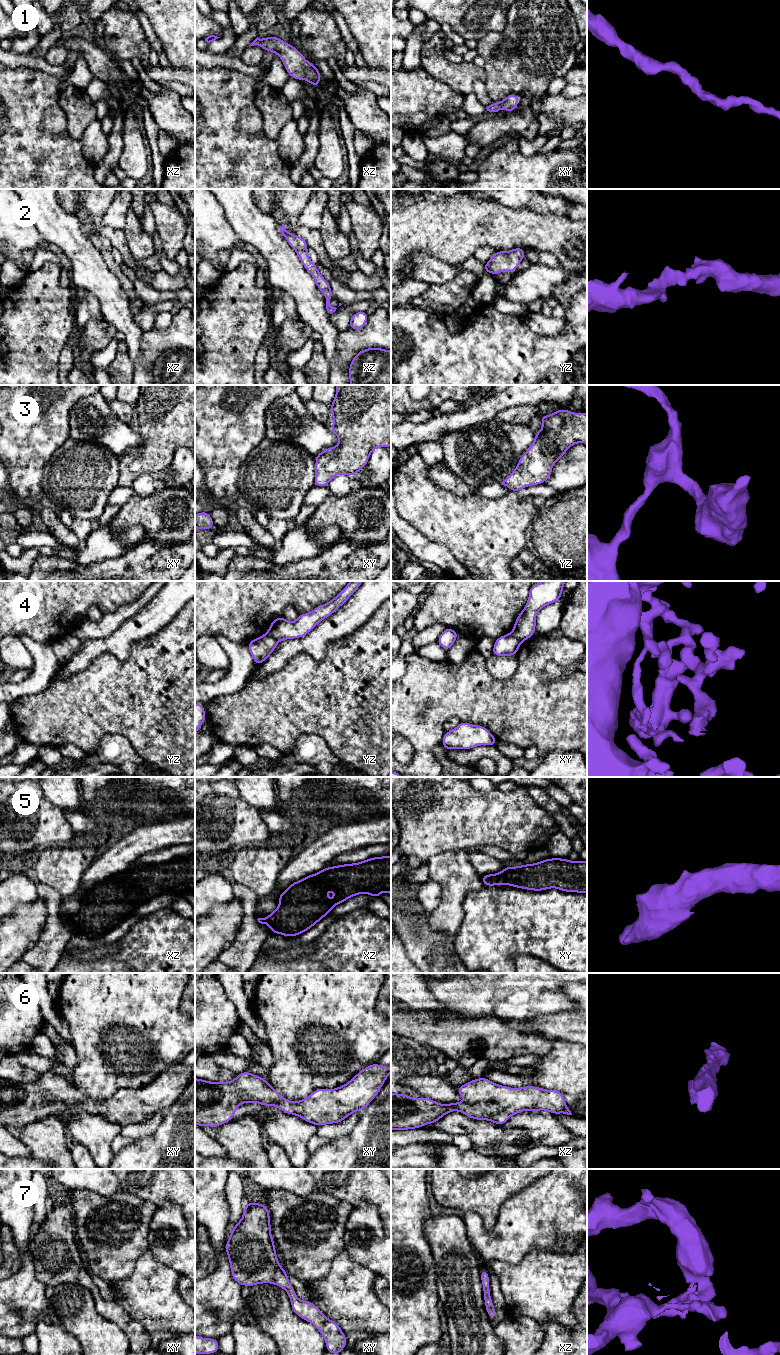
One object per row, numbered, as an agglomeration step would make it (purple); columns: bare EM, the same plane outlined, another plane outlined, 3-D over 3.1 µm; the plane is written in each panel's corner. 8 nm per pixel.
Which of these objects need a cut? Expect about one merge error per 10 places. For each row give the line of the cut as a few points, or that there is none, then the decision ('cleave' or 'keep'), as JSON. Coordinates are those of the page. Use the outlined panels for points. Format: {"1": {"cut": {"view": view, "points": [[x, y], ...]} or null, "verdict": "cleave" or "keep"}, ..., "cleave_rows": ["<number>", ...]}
{"1": {"cut": null, "verdict": "keep"}, "2": {"cut": null, "verdict": "keep"}, "3": {"cut": null, "verdict": "keep"}, "4": {"cut": {"view": "yz", "points": [[266, 633], [277, 642]]}, "verdict": "cleave"}, "5": {"cut": null, "verdict": "keep"}, "6": {"cut": null, "verdict": "keep"}, "7": {"cut": null, "verdict": "keep"}, "cleave_rows": ["4"]}

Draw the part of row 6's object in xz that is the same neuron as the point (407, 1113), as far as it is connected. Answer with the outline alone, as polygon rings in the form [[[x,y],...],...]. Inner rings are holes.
[[[481,1077],[458,1086],[457,1092],[467,1101],[440,1104],[426,1097],[412,1098],[406,1094],[391,1093],[391,1130],[421,1128],[427,1124],[434,1124],[453,1111],[461,1112],[473,1120],[488,1120],[497,1125],[504,1125],[511,1116],[522,1111],[546,1110],[554,1115],[559,1113],[572,1115],[566,1105],[563,1093],[558,1090],[546,1090],[537,1086],[511,1088]]]

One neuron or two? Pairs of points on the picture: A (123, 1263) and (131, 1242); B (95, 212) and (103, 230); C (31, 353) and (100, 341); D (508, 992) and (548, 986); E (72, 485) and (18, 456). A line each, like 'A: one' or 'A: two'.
A: one
B: one
C: two
D: one
E: two

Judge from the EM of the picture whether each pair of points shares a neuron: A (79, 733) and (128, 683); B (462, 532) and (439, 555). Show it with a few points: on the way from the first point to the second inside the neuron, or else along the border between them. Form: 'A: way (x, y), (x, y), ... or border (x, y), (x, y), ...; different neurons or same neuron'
A: way (90, 721), (116, 695); same neuron
B: border (426, 537), (429, 540), (443, 544), (463, 564); different neurons

